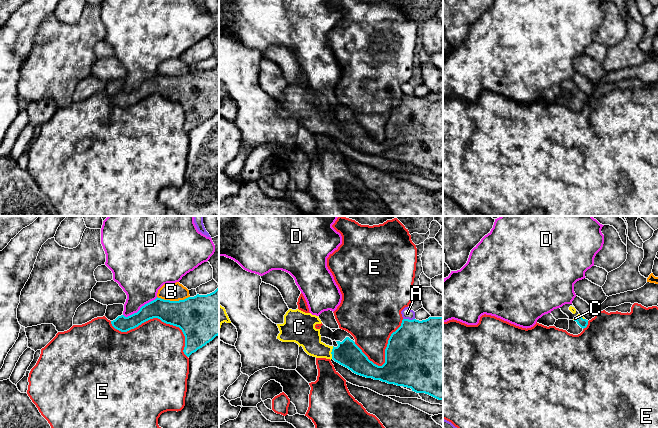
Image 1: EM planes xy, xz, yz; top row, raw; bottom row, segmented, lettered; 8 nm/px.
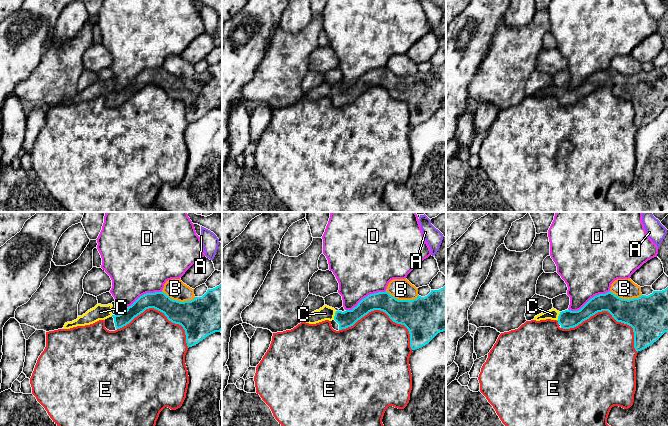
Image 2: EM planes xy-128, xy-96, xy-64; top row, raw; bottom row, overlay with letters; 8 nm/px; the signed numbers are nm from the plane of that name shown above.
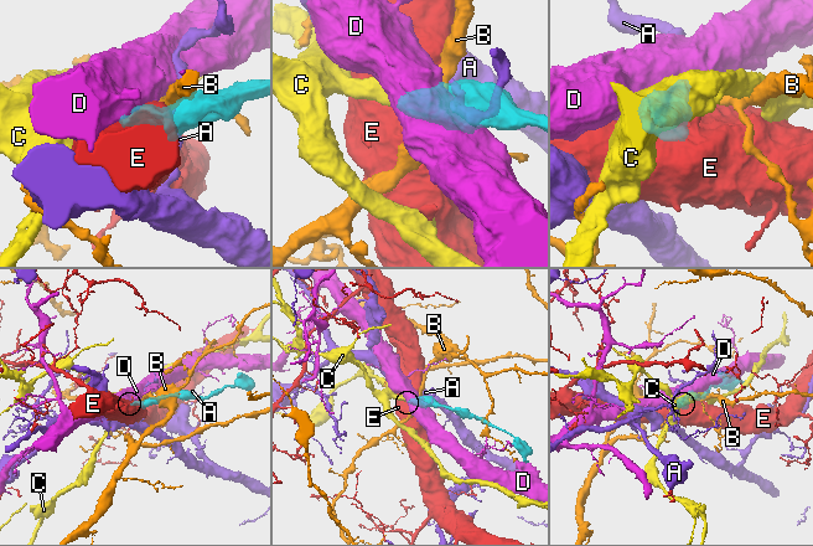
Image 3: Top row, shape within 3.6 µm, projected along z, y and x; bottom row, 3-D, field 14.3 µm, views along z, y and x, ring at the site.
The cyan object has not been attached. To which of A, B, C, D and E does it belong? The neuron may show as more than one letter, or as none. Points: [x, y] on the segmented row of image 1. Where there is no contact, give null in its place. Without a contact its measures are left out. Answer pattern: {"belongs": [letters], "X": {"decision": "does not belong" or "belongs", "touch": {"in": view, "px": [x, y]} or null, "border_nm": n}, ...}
{"belongs": ["C"], "A": {"decision": "does not belong", "touch": {"in": "xz", "px": [408, 319]}, "border_nm": 100}, "B": {"decision": "does not belong", "touch": {"in": "xy", "px": [173, 301]}, "border_nm": 260}, "C": {"decision": "belongs", "touch": {"in": "xz", "px": [331, 352]}, "border_nm": 110}, "D": {"decision": "does not belong", "touch": {"in": "xy", "px": [140, 308]}, "border_nm": 320}, "E": {"decision": "does not belong", "touch": {"in": "xy", "px": [158, 318]}, "border_nm": 700}}

